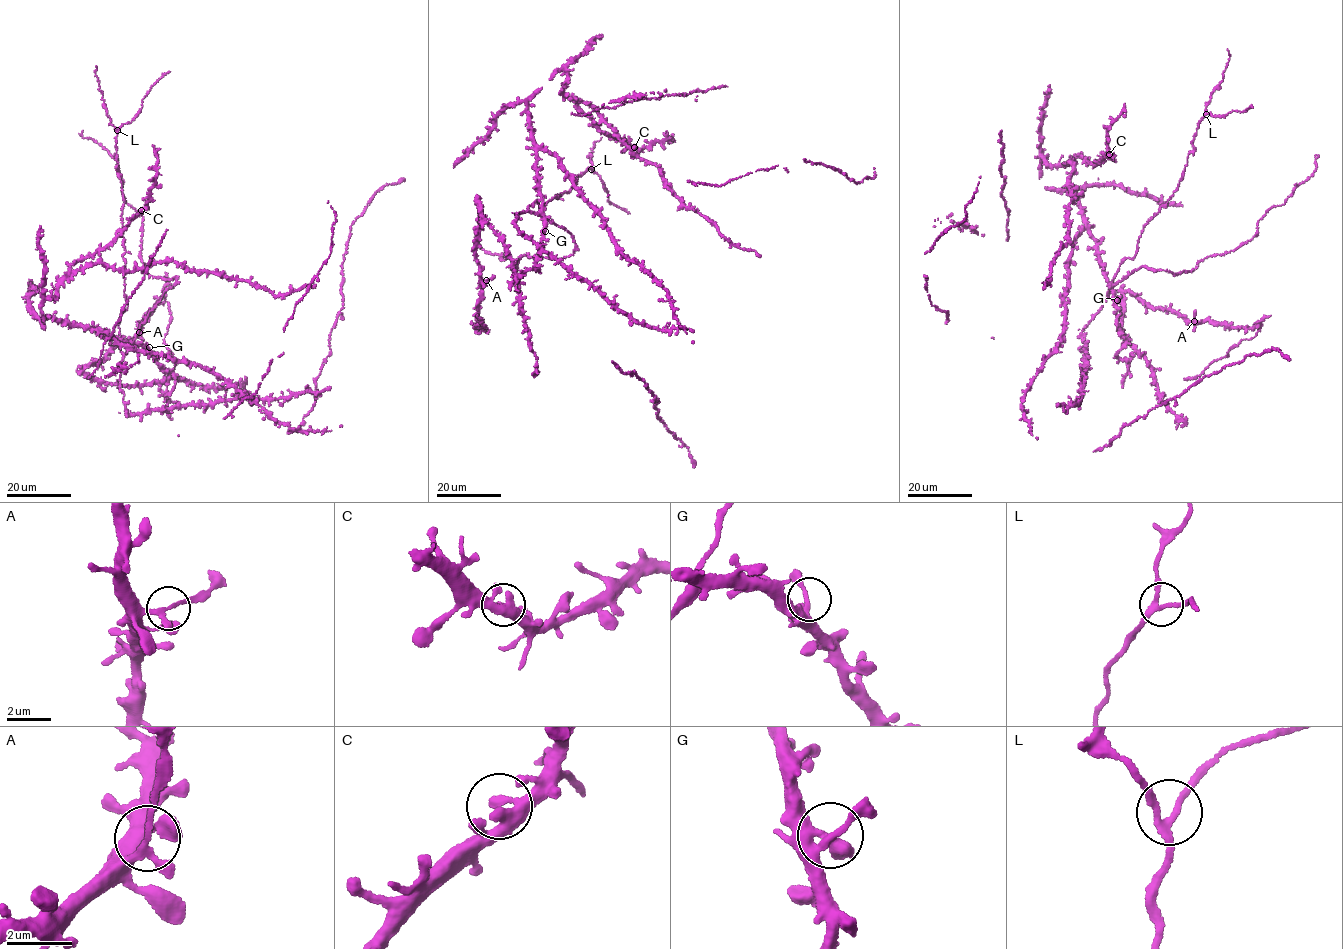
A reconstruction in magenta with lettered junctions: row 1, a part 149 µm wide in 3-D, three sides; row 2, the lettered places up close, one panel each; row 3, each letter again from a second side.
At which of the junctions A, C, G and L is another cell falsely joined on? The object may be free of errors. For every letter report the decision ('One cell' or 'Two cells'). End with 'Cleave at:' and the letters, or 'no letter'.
A: Two cells
C: One cell
G: One cell
L: One cell
Cleave at: A

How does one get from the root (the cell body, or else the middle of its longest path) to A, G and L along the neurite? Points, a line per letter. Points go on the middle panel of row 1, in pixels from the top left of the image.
A: (535, 157), (544, 224), (538, 270), (515, 275), (476, 202), (475, 260), (479, 278), (486, 280)
G: (535, 157), (545, 231)
L: (535, 157), (542, 207), (536, 214), (528, 208), (534, 201), (543, 209), (591, 169)

